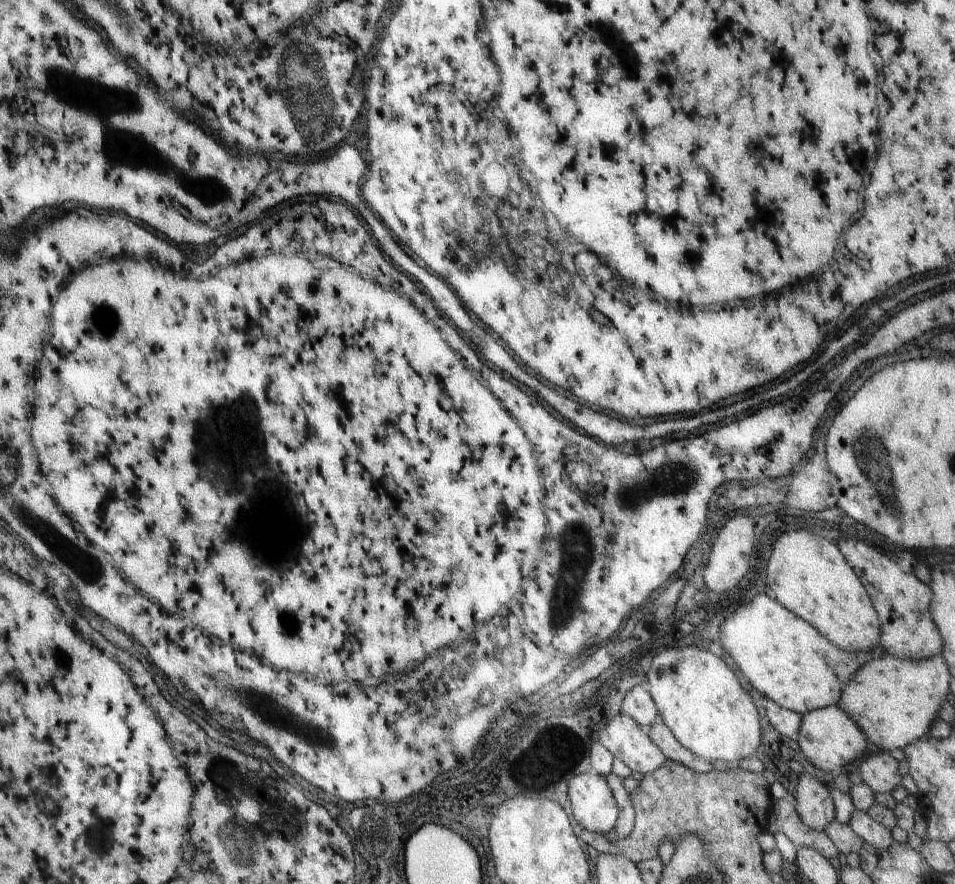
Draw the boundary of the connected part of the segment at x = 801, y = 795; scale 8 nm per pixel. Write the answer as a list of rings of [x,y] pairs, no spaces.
[[[801,773],[793,796],[795,812],[807,828],[822,831],[834,817],[833,801],[827,786],[817,777]]]

